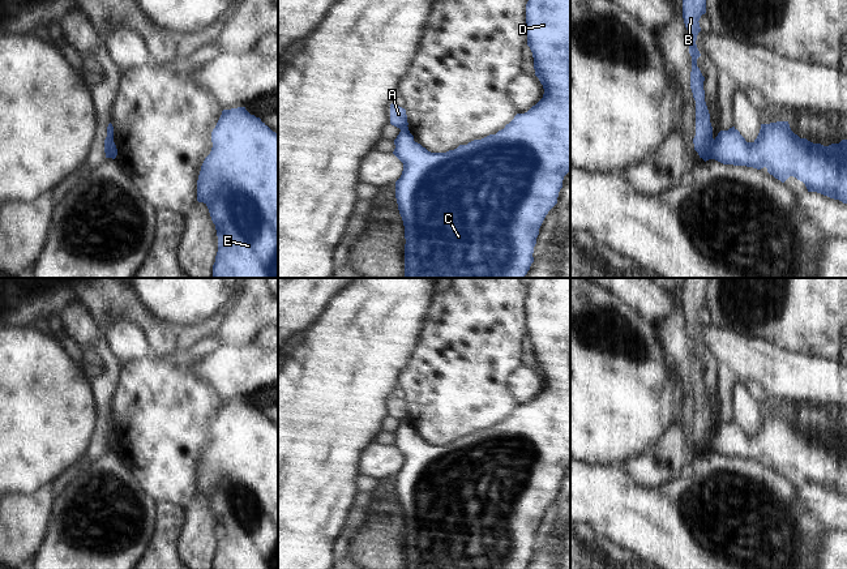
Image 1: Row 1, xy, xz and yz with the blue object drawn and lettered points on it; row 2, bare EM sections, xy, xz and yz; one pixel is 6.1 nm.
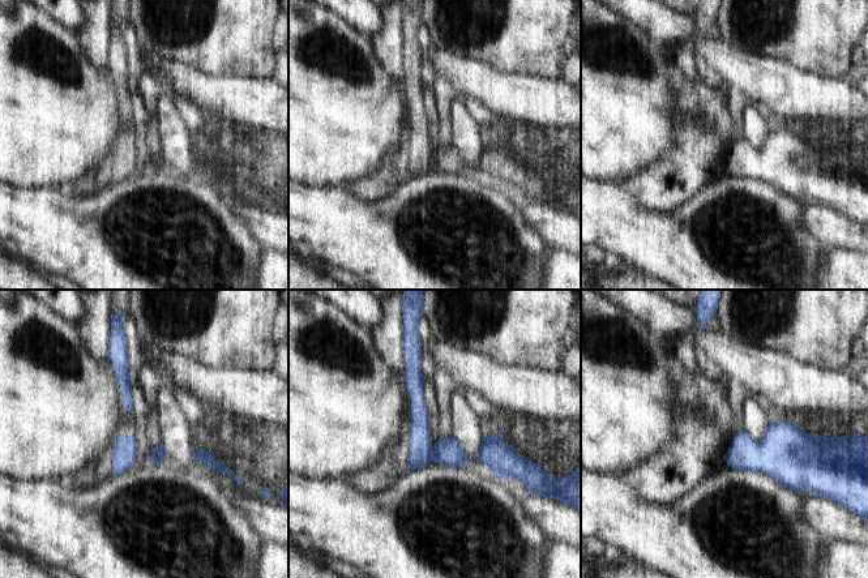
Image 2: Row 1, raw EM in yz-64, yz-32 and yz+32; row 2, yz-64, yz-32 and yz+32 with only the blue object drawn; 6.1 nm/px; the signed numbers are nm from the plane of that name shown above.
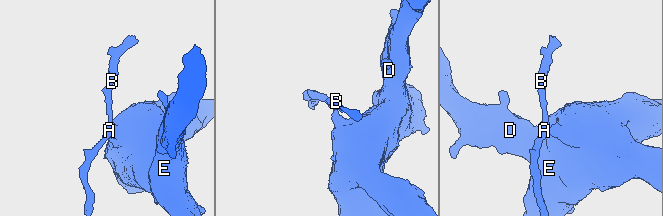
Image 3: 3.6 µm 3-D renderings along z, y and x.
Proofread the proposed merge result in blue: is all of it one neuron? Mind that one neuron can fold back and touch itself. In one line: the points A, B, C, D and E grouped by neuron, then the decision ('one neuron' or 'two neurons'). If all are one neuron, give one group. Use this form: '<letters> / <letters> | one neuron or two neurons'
A B / C D E | two neurons

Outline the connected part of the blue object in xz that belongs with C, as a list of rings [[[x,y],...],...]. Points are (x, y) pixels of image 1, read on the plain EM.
[[[532,278],[526,296],[527,338],[534,350],[535,368],[543,377],[543,390],[525,406],[514,411],[496,427],[459,437],[446,445],[431,445],[414,433],[408,419],[401,422],[394,432],[393,446],[403,455],[401,470],[395,474],[395,491],[405,518],[405,569],[525,569],[534,555],[534,539],[539,521],[548,504],[557,496],[564,469],[570,463],[570,278]]]

